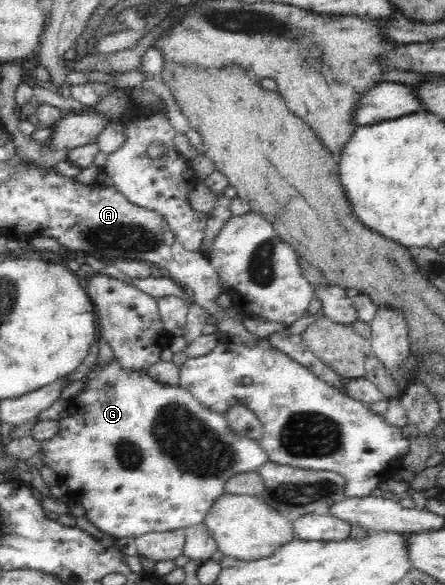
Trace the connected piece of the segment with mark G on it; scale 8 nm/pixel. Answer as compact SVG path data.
M115 358L111 359L109 364L101 366L101 368L96 368L97 366L98 364L95 364L85 374L87 382L85 382L83 390L78 395L70 398L69 406L60 413L60 418L58 419L60 422L59 432L56 432L51 440L41 441L40 451L42 459L40 461L49 466L51 470L55 470L59 476L65 476L65 482L69 478L71 480L81 480L79 502L81 502L81 506L85 509L84 516L103 533L117 538L132 536L136 539L149 532L167 532L203 523L208 510L213 506L215 500L224 493L223 488L229 478L243 472L255 472L261 465L270 462L267 453L258 444L258 440L237 435L233 429L229 428L226 413L213 412L203 407L185 389L175 385L156 382L146 370L125 370Z

